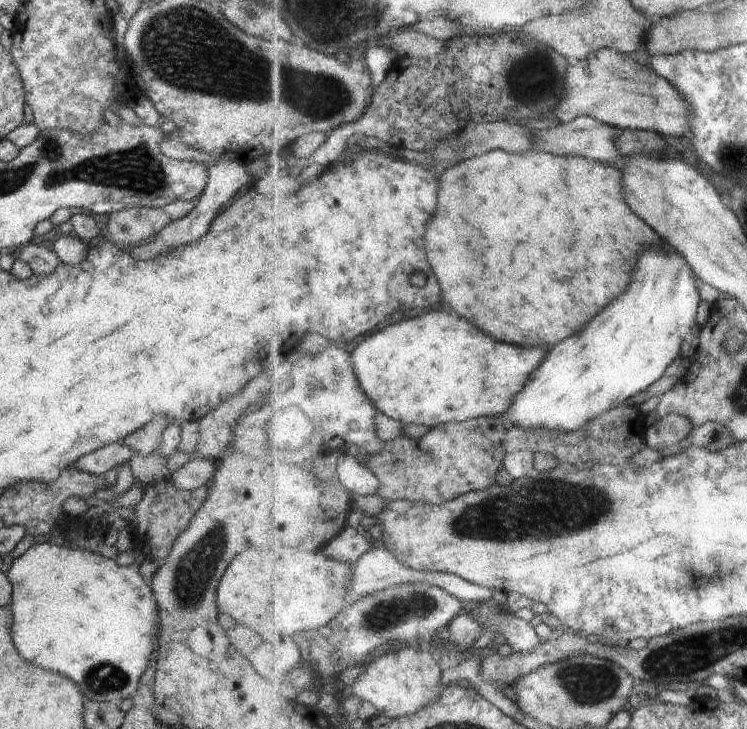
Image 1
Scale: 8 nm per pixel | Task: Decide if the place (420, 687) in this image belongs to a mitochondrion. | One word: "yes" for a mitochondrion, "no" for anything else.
no

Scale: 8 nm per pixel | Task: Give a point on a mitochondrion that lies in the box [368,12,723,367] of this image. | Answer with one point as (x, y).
(533, 73)

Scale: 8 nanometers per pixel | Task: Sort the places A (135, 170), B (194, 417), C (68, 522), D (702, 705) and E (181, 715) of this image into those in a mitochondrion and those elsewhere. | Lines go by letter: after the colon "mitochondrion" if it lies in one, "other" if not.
A: mitochondrion
B: other
C: other
D: other
E: other

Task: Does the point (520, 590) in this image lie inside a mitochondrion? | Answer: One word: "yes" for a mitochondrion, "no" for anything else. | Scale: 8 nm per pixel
no

